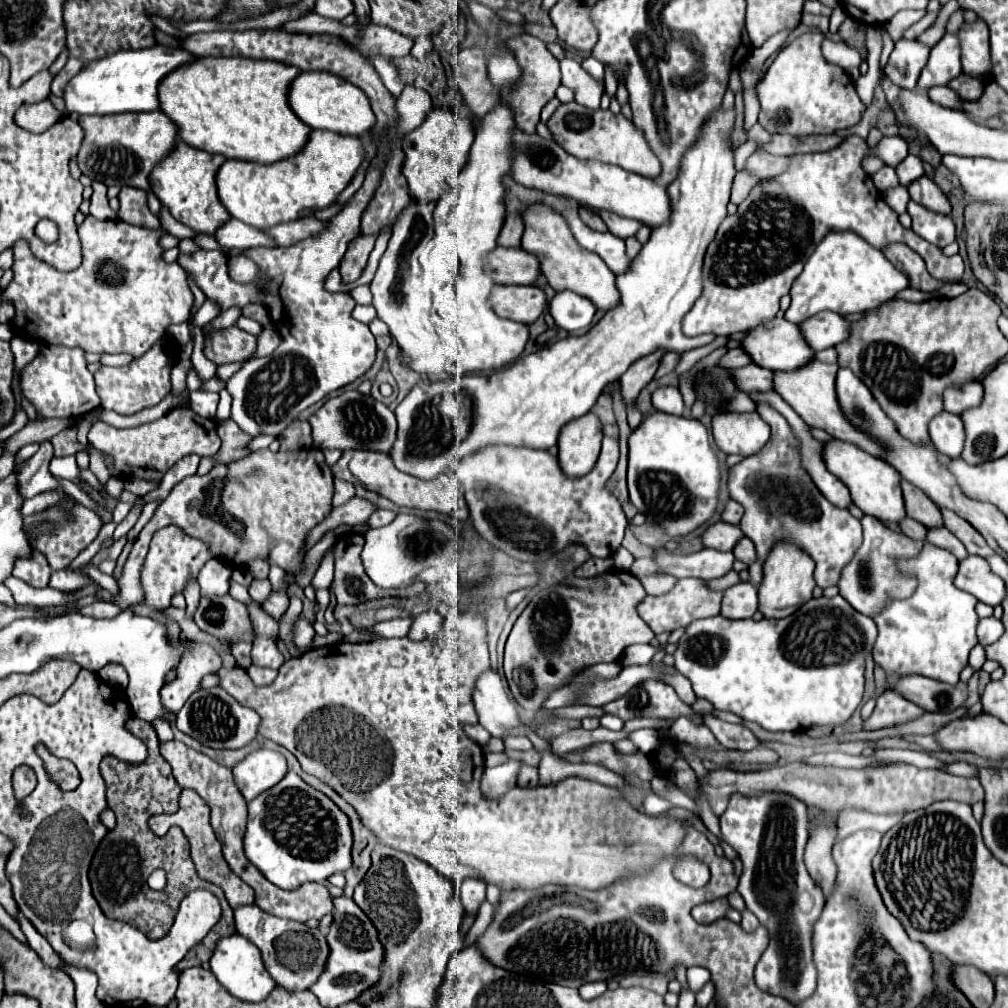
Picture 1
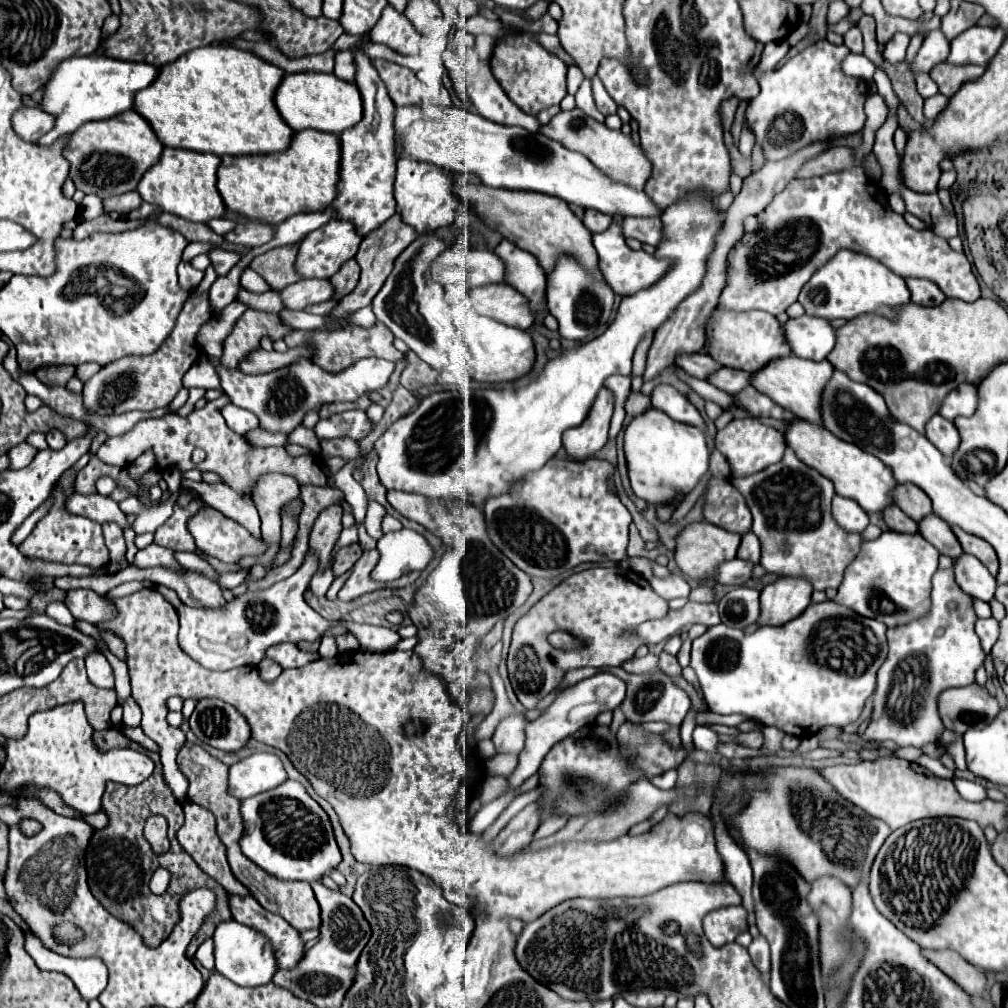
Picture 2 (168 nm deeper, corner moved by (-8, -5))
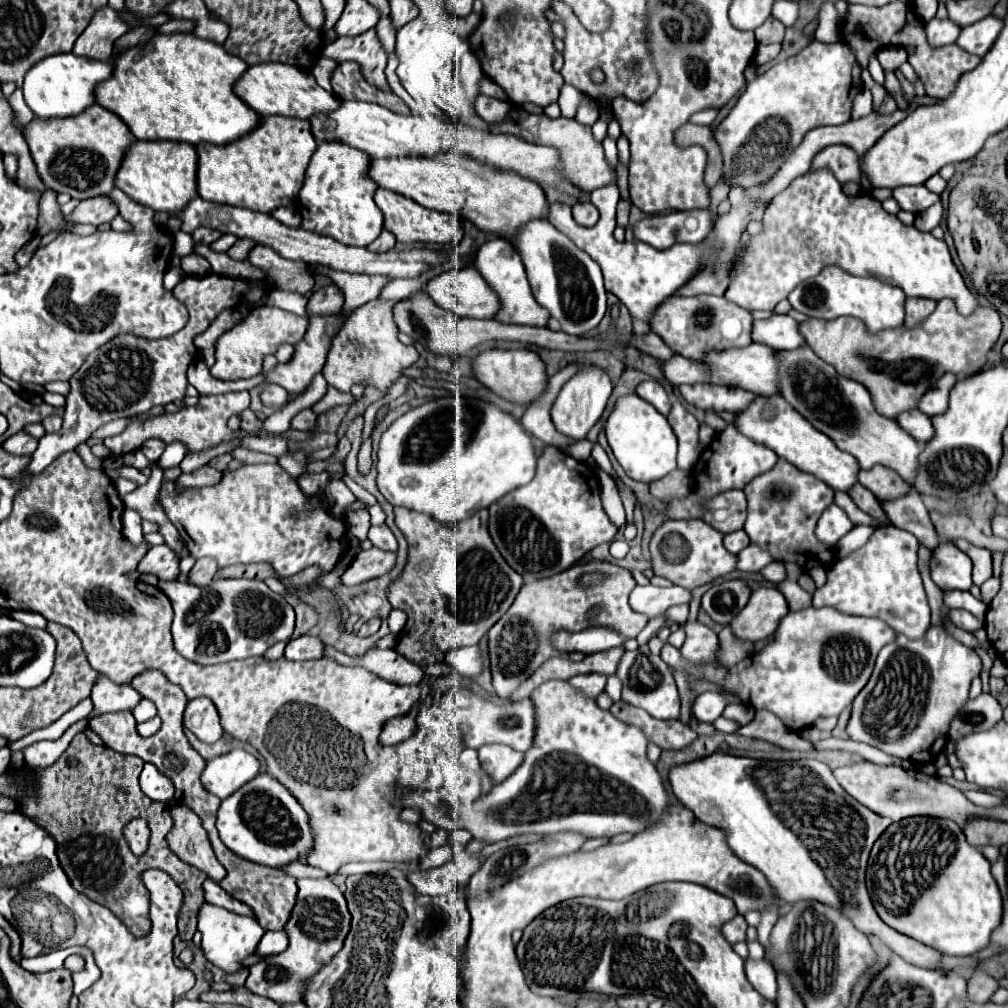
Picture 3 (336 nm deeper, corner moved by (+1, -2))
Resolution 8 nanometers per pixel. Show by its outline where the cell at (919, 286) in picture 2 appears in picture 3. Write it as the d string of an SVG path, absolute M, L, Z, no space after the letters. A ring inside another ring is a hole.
M907 298L905 300L905 324L915 326L921 318L935 310L935 300L931 298Z

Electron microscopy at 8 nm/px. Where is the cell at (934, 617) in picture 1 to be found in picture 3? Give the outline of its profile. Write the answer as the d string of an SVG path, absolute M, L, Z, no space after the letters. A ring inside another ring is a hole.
M945 622L937 626L931 624L925 636L919 640L909 640L907 636L897 634L895 640L883 646L883 650L879 652L869 682L853 700L853 712L847 724L847 734L851 740L871 744L903 760L913 760L919 764L933 762L945 750L947 724L951 722L951 716L955 716L955 708L959 708L959 704L967 700L971 680L979 676L979 672L981 672L981 658L977 656L977 652L955 640L949 634Z

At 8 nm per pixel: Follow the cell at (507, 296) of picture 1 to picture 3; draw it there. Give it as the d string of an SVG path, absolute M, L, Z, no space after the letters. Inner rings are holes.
M461 268L461 270L447 270L435 278L431 278L425 286L425 292L431 296L431 300L445 310L451 310L459 316L469 318L495 318L501 310L499 296L491 290L491 286L483 280L483 276L475 268Z

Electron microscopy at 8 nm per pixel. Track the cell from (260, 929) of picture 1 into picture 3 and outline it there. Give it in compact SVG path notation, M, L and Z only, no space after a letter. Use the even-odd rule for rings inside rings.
M205 880L205 882L203 882L203 888L205 888L205 898L207 898L209 904L217 904L217 906L221 906L221 908L227 908L227 910L235 912L235 914L243 914L243 916L251 916L251 918L255 916L255 912L253 912L247 904L235 900L235 898L233 898L231 894L227 894L217 882Z

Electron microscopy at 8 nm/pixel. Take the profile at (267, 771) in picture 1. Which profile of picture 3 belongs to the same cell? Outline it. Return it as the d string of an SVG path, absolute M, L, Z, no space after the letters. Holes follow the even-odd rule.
M231 750L223 756L209 760L203 770L203 786L219 796L229 798L231 792L237 792L241 786L251 782L261 770L261 762L247 750Z

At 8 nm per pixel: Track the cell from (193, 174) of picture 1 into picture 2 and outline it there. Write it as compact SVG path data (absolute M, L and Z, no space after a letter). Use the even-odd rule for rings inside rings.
M164 147L158 163L154 163L140 179L136 191L146 203L158 205L166 213L174 213L182 219L206 223L214 217L222 217L226 207L216 189L216 171L220 157L212 153L196 153L188 149L170 149Z

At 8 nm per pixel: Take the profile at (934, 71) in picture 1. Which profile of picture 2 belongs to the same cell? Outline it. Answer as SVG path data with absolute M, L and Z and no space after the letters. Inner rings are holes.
M970 27L952 41L952 51L948 61L952 65L988 65L996 55L1006 31L1002 27Z

